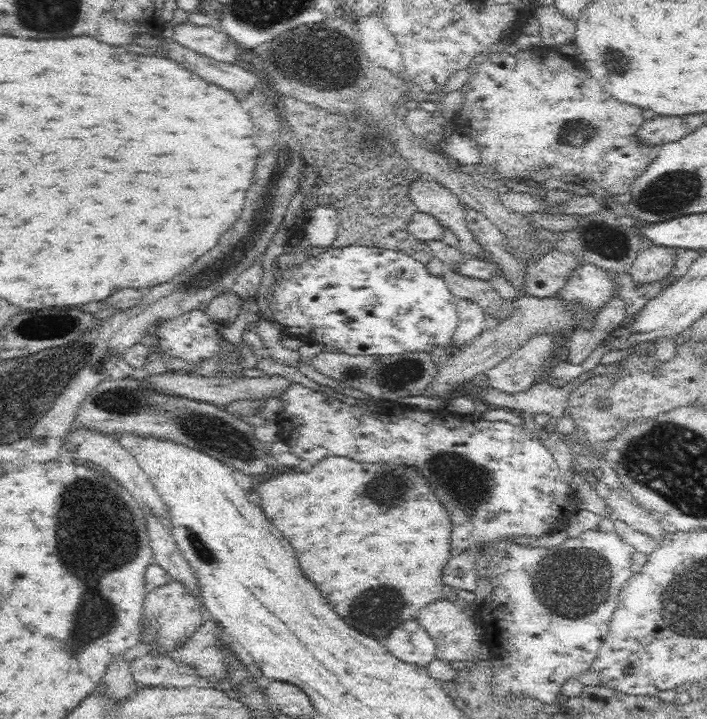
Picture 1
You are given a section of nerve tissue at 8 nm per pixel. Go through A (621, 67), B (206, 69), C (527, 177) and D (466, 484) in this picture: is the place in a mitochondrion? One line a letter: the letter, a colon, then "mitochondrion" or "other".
A: mitochondrion
B: other
C: other
D: mitochondrion

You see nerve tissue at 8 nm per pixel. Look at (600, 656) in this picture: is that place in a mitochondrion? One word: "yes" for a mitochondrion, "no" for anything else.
no

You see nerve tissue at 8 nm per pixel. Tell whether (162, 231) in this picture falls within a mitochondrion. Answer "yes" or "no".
no

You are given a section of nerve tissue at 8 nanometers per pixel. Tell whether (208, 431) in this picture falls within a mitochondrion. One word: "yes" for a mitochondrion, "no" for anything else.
yes

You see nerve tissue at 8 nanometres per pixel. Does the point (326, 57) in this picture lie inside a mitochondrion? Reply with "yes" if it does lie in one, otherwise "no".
yes

